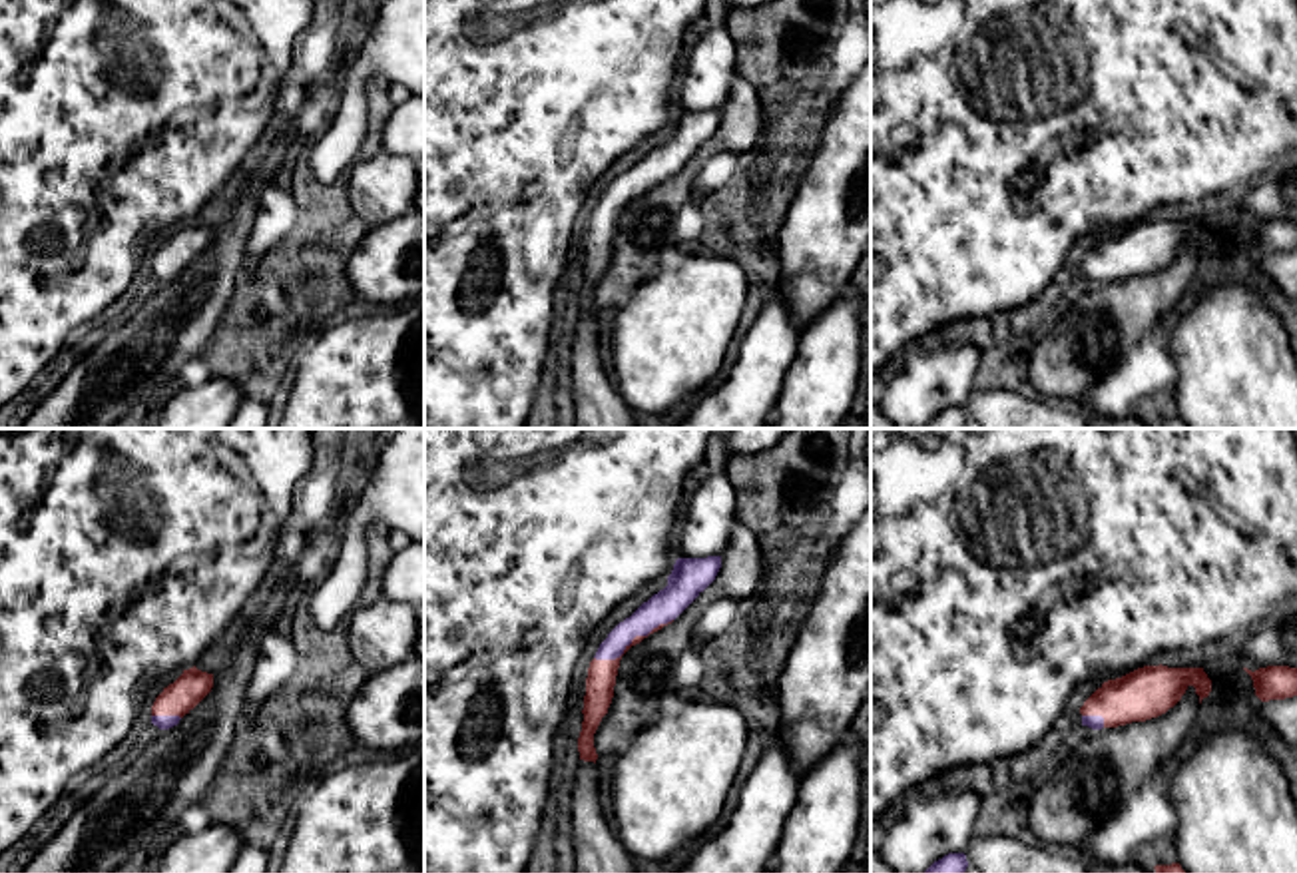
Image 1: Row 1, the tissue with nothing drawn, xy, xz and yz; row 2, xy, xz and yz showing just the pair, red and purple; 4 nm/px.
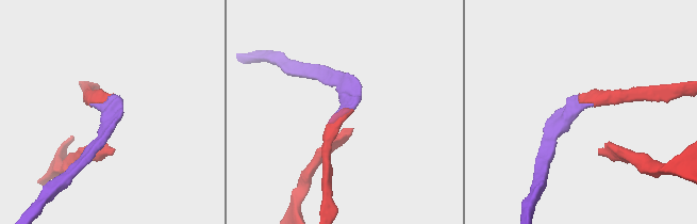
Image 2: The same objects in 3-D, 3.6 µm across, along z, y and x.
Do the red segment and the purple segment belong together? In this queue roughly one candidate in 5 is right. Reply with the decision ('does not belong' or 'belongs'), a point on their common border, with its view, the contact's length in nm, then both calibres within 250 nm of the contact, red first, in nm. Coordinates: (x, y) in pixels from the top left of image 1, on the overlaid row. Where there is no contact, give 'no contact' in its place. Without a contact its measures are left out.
belongs; meets red in xz at (632, 640); contact 360 nm long; 120 nm thick on the red side, 130 nm on the other

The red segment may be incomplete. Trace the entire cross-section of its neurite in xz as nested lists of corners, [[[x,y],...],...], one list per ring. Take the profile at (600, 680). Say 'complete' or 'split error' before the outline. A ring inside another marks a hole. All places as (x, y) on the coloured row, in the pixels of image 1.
split error; [[[721,556],[677,558],[667,586],[620,622],[600,644],[586,678],[584,722],[578,737],[580,759],[594,763],[598,759],[594,733],[612,704],[622,656],[671,624],[715,580],[719,568]]]

